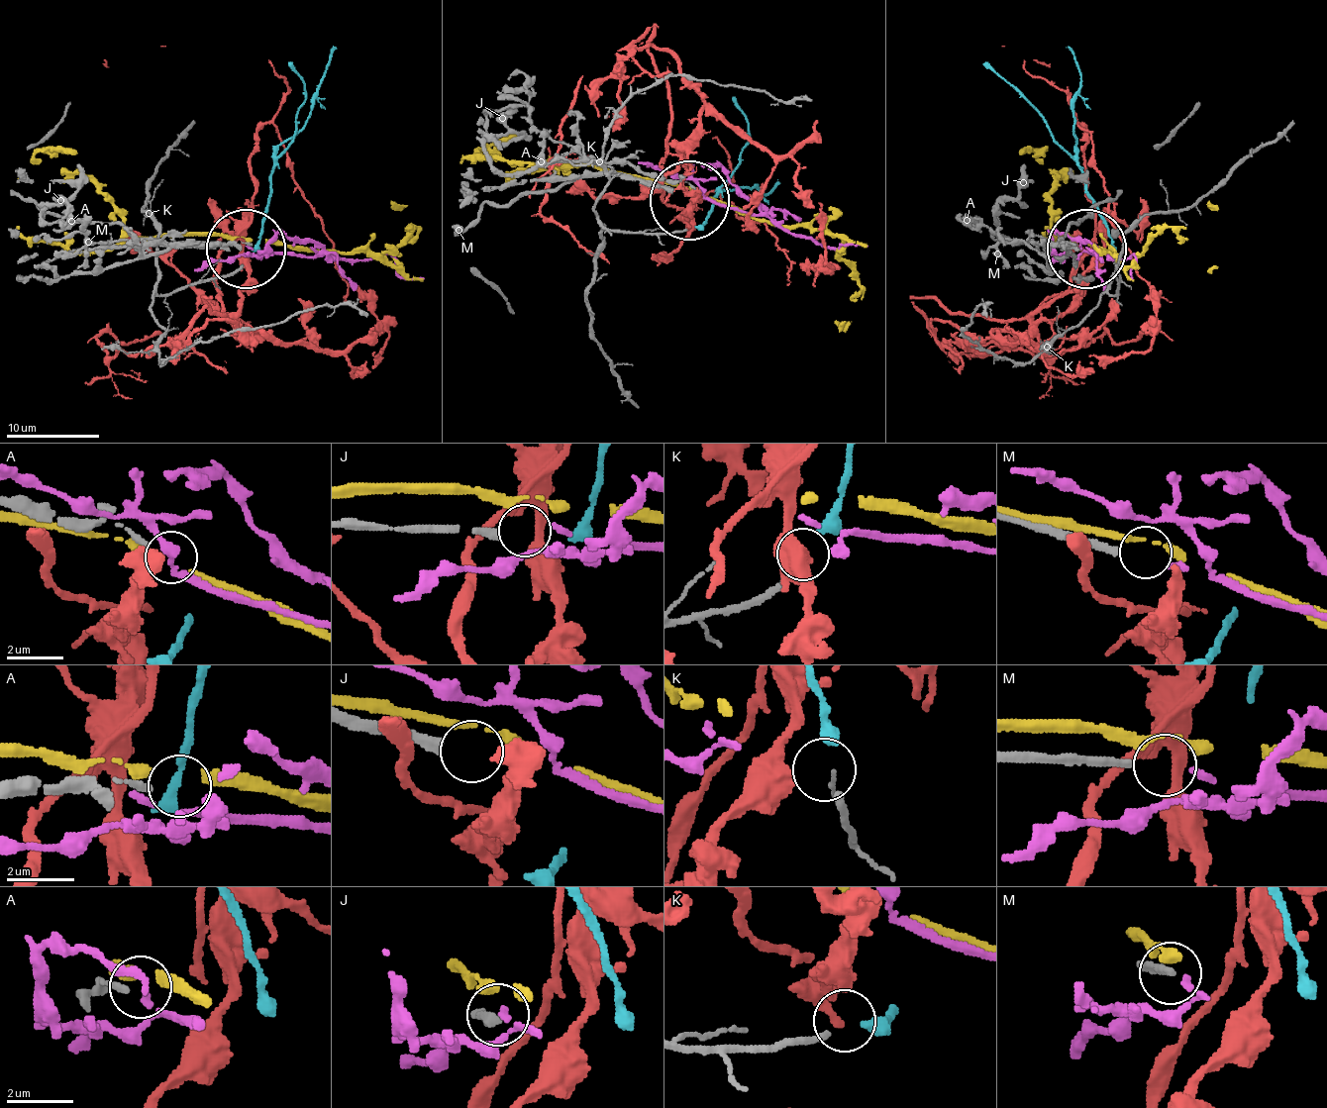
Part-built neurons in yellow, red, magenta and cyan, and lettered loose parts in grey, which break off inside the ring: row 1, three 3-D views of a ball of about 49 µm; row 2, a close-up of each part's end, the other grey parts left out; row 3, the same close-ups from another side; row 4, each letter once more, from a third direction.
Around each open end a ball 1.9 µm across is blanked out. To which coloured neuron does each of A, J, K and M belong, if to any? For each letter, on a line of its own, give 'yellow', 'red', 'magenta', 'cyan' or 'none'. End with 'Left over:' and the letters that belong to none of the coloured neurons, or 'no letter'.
A: none
J: none
K: cyan
M: magenta
Left over: A, J

